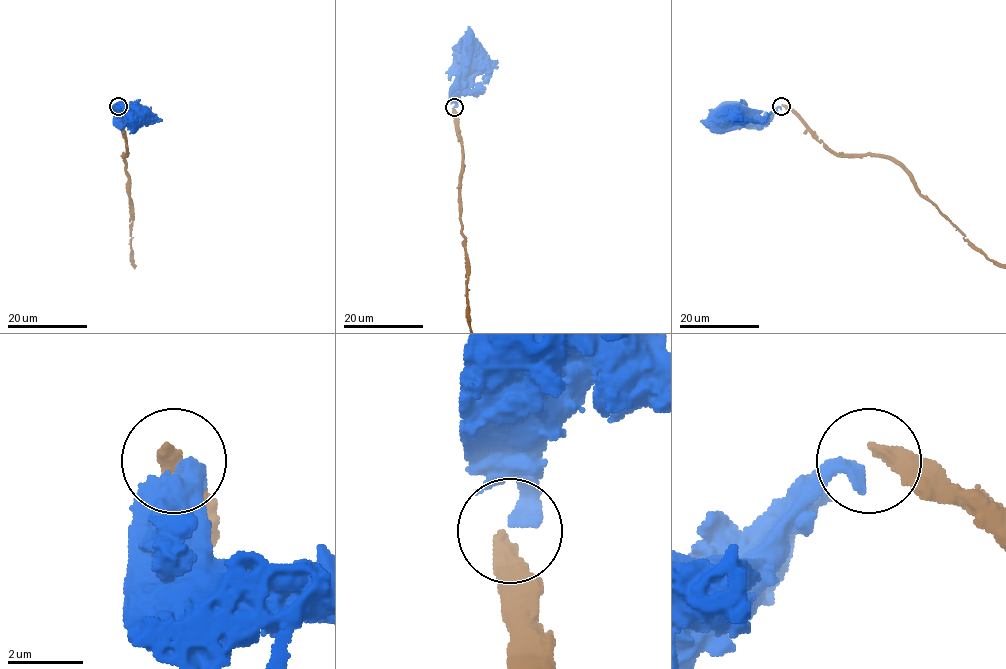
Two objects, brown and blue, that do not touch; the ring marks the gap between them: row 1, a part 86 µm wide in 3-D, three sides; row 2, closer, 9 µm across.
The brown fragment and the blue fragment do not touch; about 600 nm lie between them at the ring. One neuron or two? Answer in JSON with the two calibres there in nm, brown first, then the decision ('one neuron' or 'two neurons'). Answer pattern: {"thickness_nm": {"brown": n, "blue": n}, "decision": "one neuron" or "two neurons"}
{"thickness_nm": {"brown": 420, "blue": 550}, "decision": "one neuron"}

